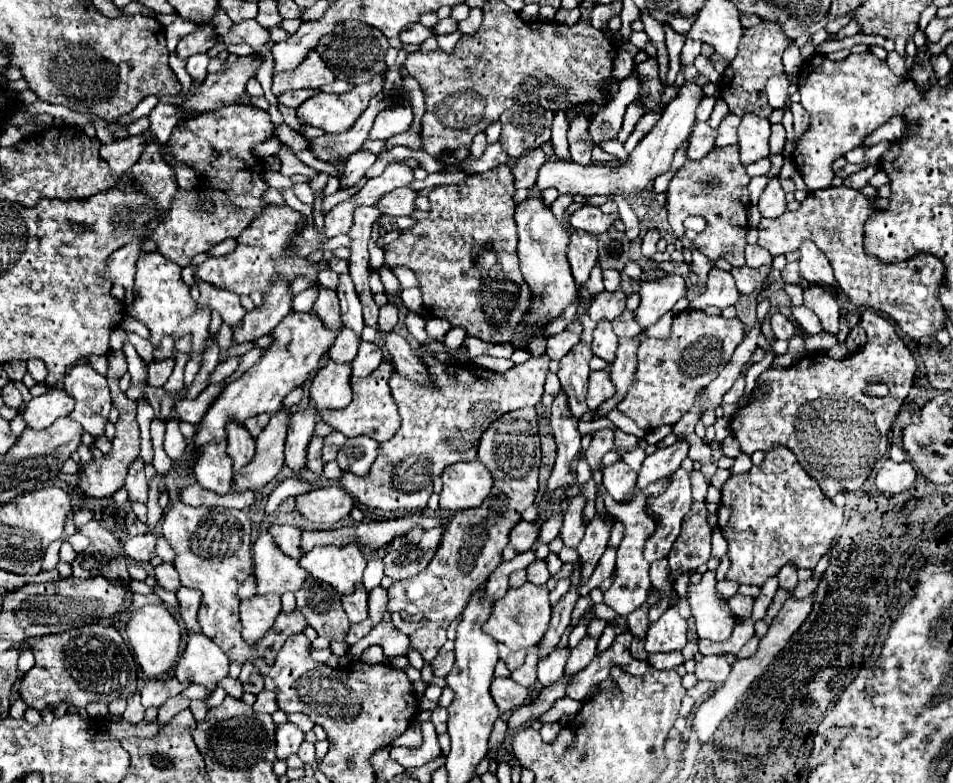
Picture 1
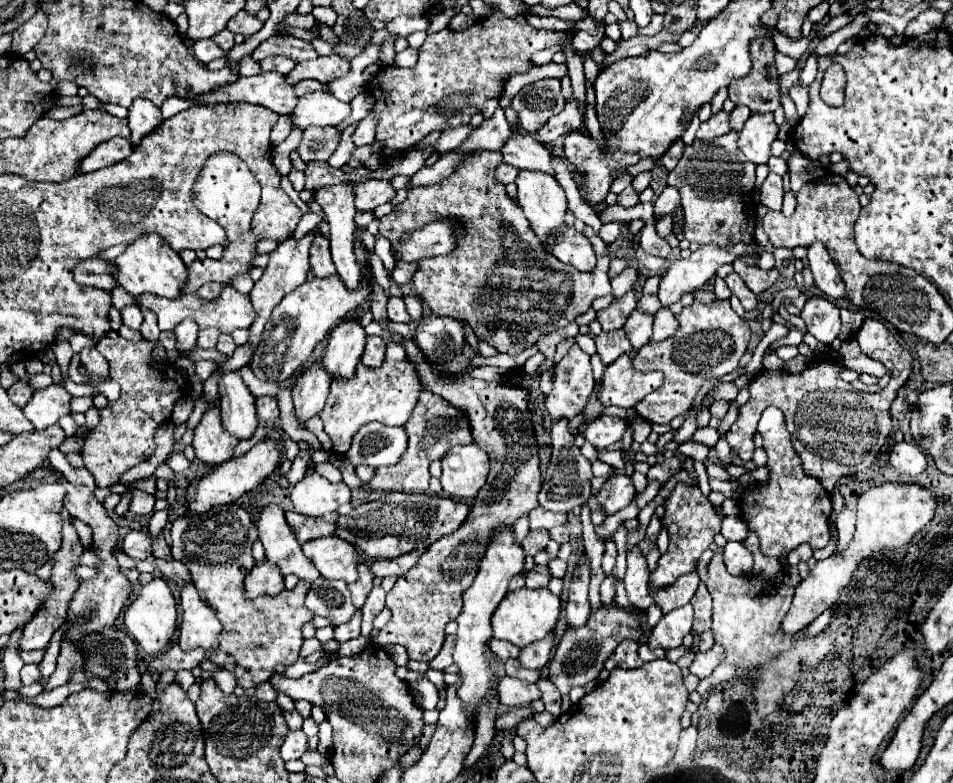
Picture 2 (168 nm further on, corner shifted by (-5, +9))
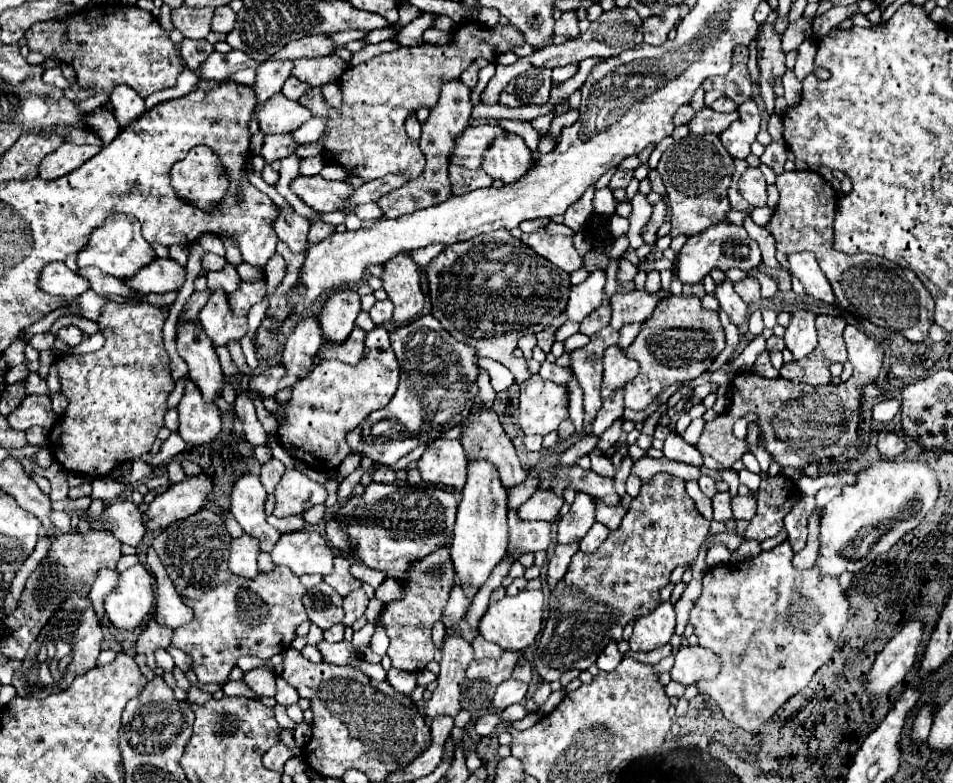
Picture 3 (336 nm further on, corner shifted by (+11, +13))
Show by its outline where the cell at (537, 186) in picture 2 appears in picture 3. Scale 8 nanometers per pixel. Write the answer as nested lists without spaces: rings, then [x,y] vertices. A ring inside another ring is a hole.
[[[504,133],[496,137],[488,149],[484,151],[482,169],[492,179],[502,179],[504,183],[512,183],[524,175],[532,167],[530,149],[526,147],[524,139],[516,133]]]

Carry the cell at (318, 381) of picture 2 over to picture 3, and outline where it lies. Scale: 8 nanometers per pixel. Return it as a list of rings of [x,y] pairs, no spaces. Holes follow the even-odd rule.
[[[310,315],[304,321],[300,321],[288,335],[282,351],[282,363],[286,365],[288,375],[306,377],[322,341],[324,339],[316,315]]]

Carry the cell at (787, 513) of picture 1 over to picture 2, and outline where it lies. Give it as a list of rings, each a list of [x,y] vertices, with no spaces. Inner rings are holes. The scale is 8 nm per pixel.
[[[768,407],[762,413],[758,431],[764,437],[764,451],[768,455],[768,481],[756,481],[742,489],[740,497],[736,499],[740,505],[740,517],[744,519],[748,531],[758,533],[760,551],[766,557],[782,559],[800,543],[810,543],[813,550],[824,548],[830,540],[828,519],[832,513],[832,501],[828,491],[824,491],[822,483],[816,477],[804,473],[802,459],[792,447],[780,409]]]

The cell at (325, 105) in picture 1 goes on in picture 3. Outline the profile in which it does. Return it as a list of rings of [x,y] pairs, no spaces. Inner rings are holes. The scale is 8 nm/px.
[[[282,93],[272,95],[268,101],[254,109],[252,119],[258,123],[264,135],[284,135],[296,131],[302,123],[306,123],[312,113],[302,107],[298,101],[286,99]]]

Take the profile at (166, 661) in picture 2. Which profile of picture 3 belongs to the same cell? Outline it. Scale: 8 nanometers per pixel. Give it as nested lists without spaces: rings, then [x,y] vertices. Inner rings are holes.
[[[150,619],[146,623],[146,629],[140,633],[138,641],[136,641],[136,653],[142,653],[148,657],[148,667],[154,669],[156,663],[154,663],[154,651],[156,649],[168,649],[170,645],[170,627],[160,627],[154,619]]]

